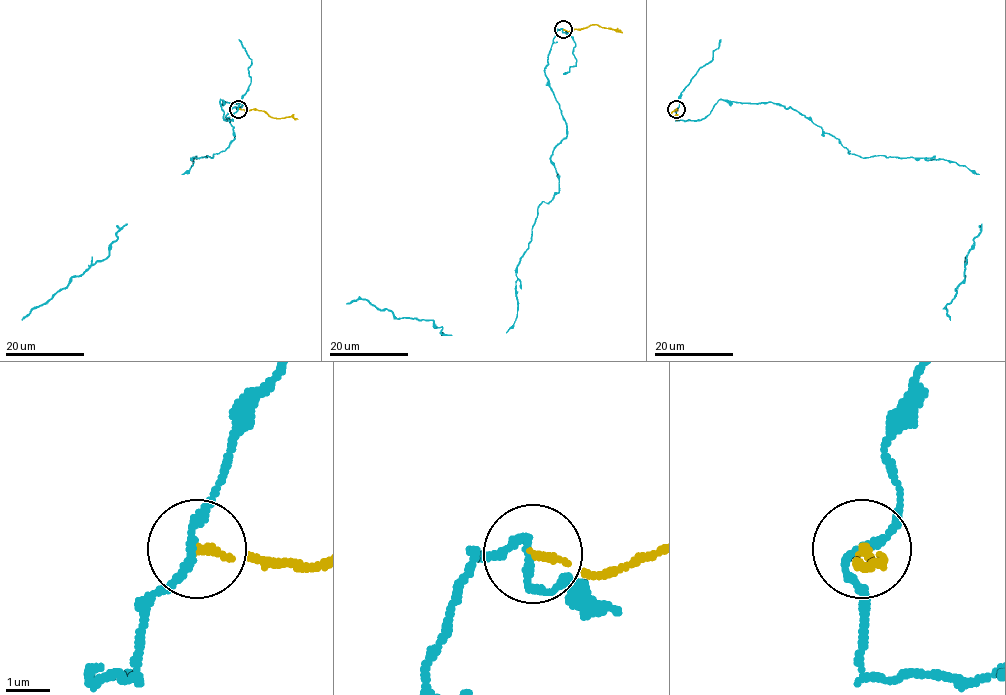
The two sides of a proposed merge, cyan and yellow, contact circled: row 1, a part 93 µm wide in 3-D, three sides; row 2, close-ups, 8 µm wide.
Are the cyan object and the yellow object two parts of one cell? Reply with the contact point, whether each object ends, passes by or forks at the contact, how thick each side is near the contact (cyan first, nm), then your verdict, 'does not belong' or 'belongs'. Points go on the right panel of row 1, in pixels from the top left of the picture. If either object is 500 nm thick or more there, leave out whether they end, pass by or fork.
place (676, 109); cyan passes by; yellow ends; calibres 170 and 160 nm; does not belong

